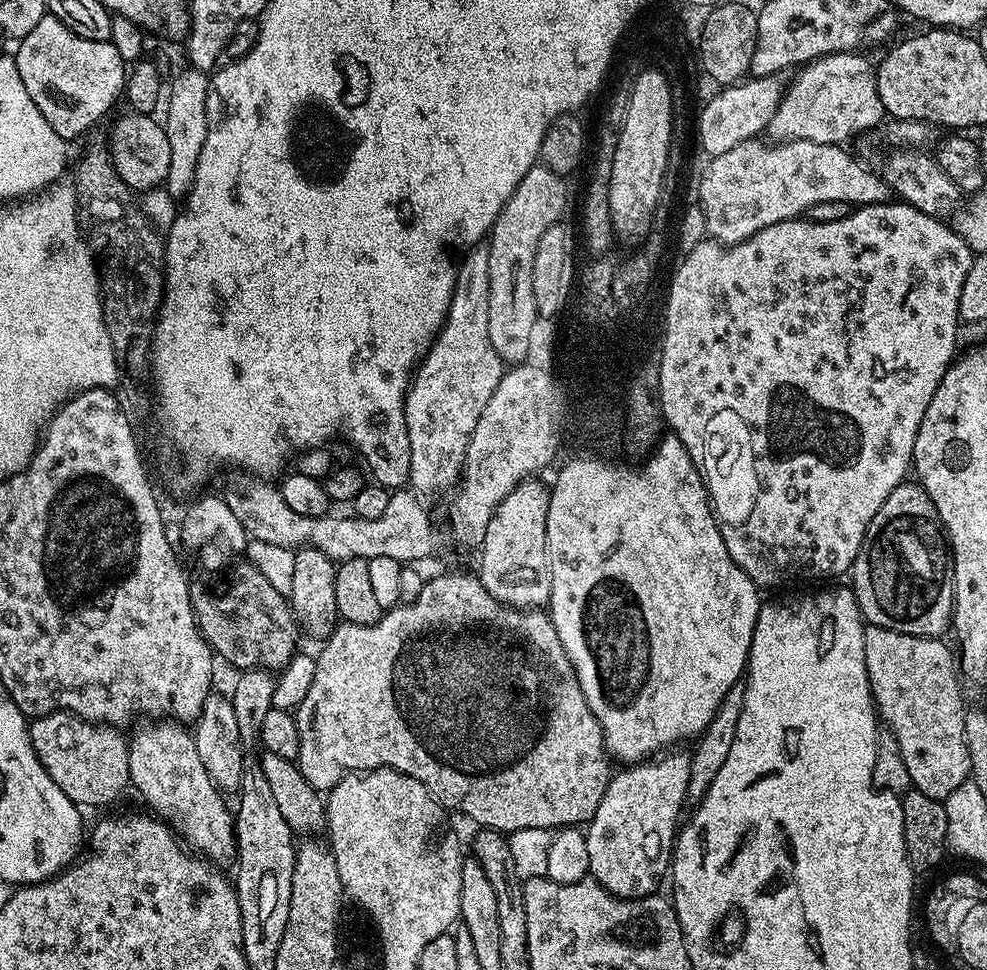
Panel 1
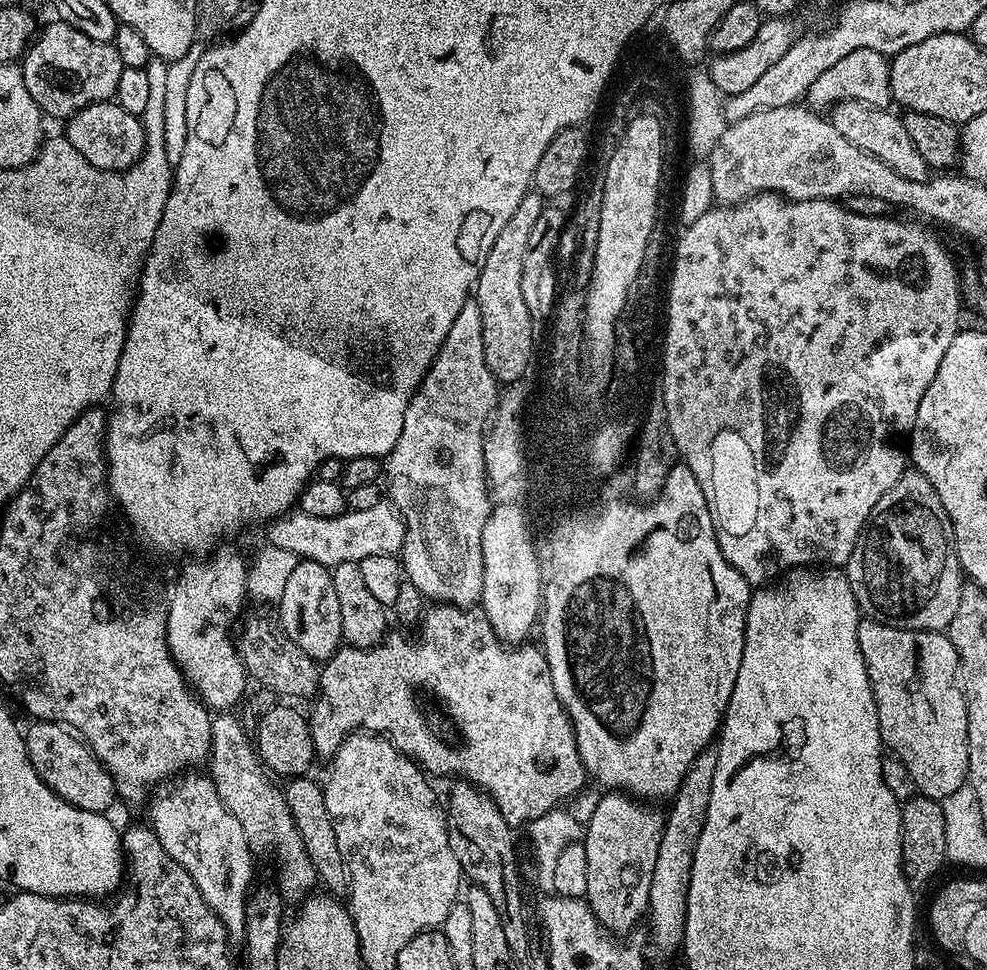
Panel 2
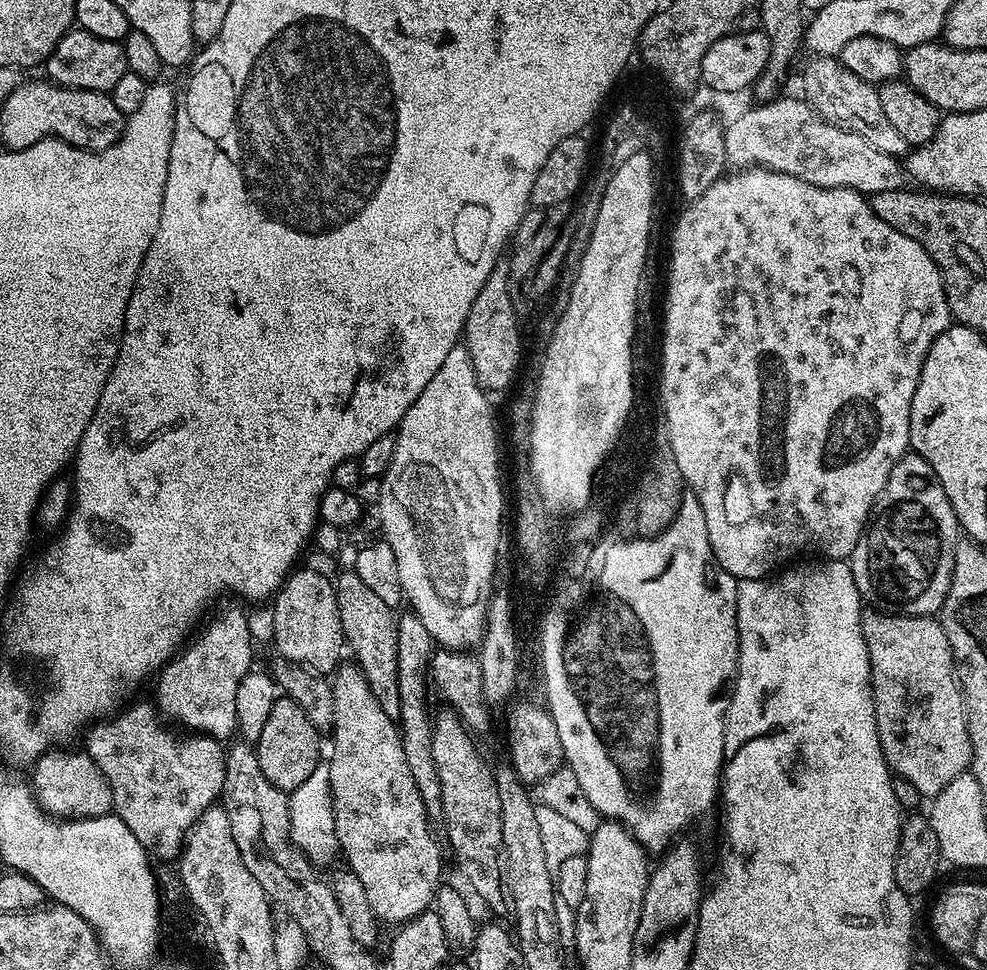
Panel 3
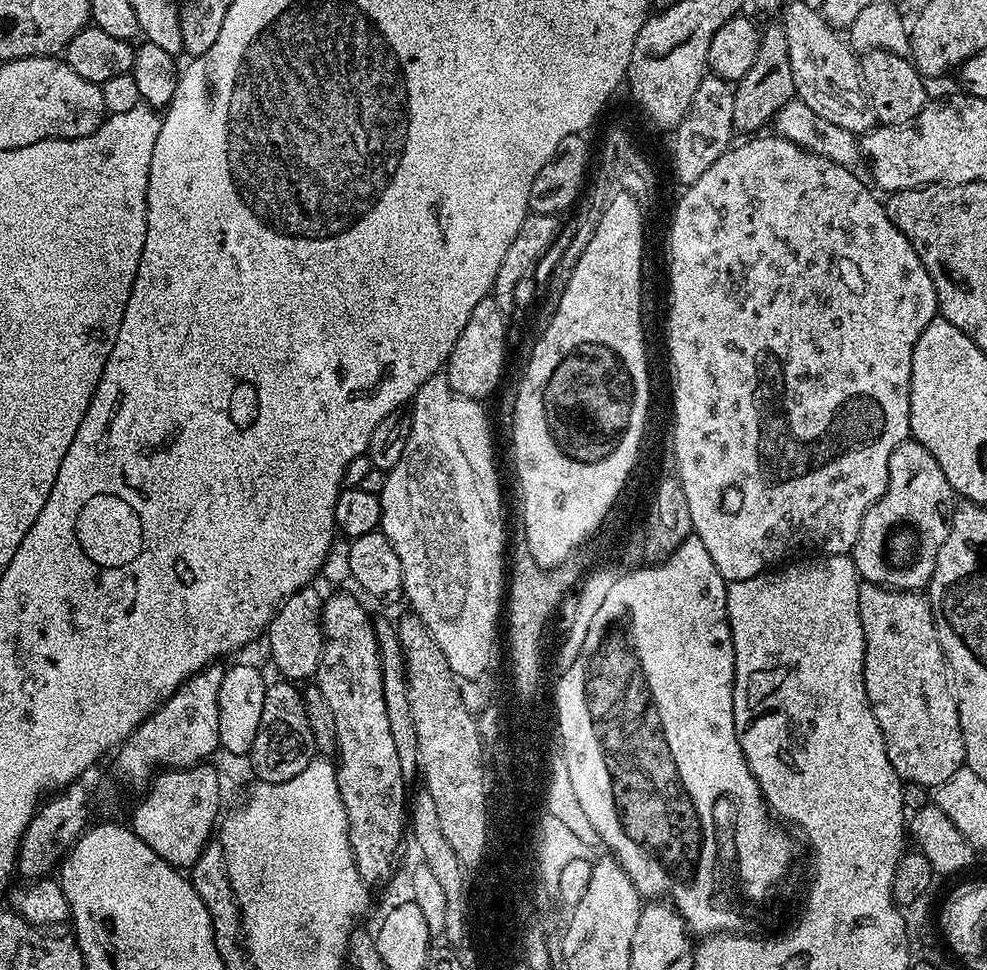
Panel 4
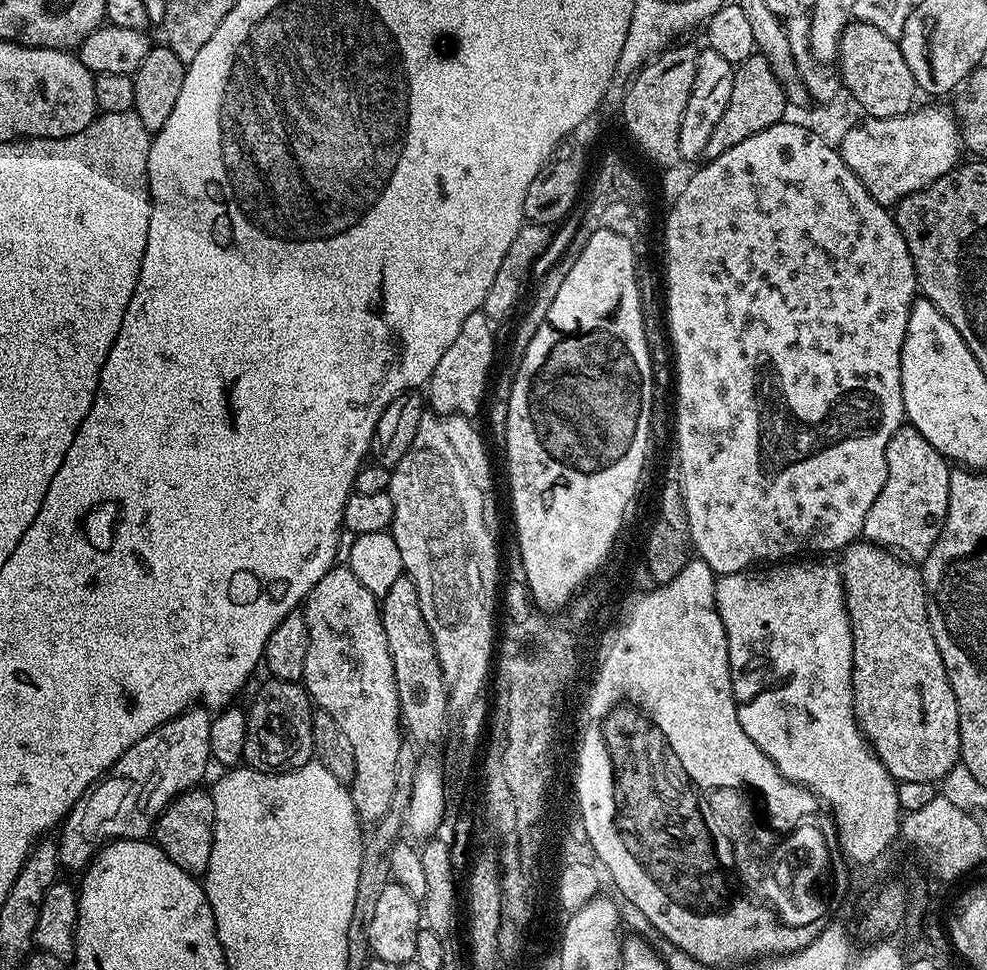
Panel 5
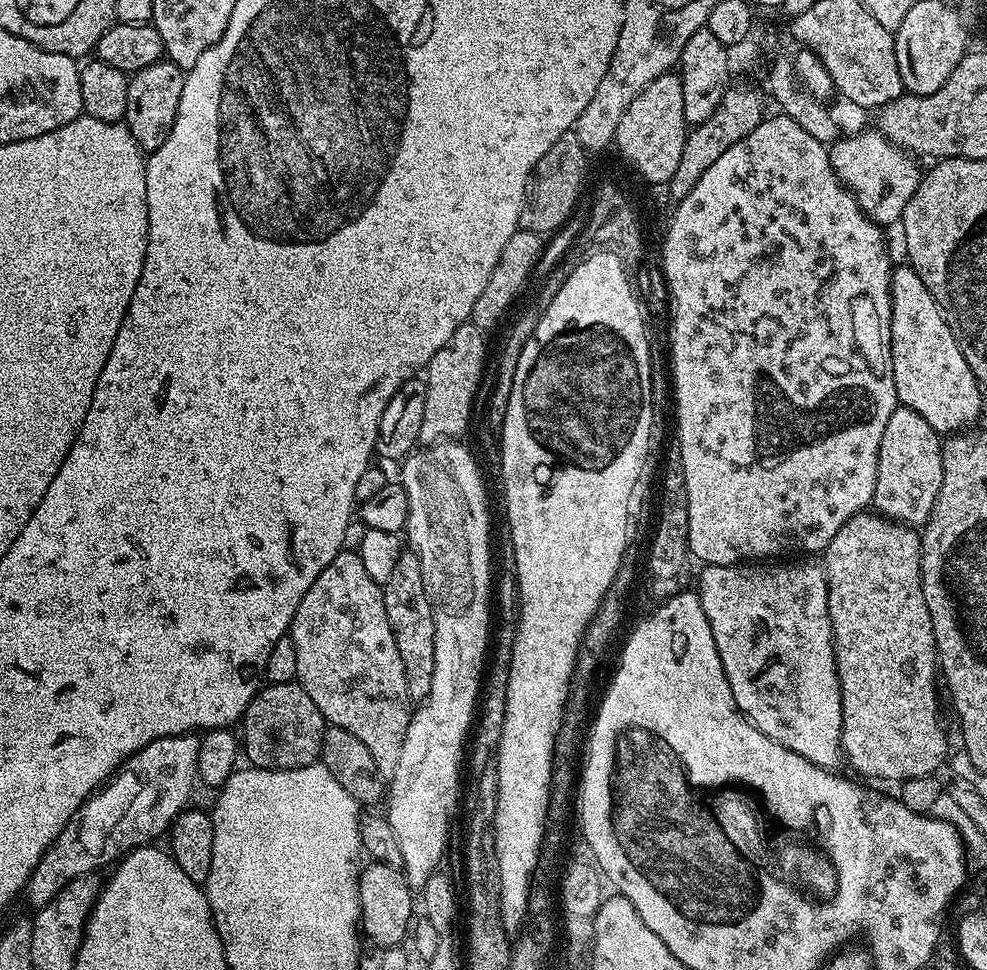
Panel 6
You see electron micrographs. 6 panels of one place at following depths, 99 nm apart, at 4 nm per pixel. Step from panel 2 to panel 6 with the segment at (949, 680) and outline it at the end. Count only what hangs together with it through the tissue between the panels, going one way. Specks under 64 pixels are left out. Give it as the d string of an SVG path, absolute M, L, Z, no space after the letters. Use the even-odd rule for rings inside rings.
M872 510L859 512L834 538L822 553L822 567L828 583L828 613L832 623L832 649L836 655L836 673L840 683L842 698L842 730L840 746L843 759L857 772L855 775L869 776L872 780L896 780L903 782L910 778L922 778L939 773L940 763L950 756L948 736L940 725L940 700L936 697L936 680L938 684L938 657L936 655L936 639L930 622L930 610L926 610L926 598L922 594L922 578L920 577L920 538L921 533L915 527L889 520Z

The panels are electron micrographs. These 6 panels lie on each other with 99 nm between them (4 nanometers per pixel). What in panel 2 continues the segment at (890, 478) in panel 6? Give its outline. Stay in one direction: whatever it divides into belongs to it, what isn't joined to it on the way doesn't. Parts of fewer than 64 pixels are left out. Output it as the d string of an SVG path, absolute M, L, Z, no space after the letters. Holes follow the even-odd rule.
M915 470L905 471L904 475L900 477L899 482L886 494L882 494L878 506L874 506L872 517L868 519L860 543L856 545L856 551L850 554L850 558L846 565L846 575L850 582L850 586L854 590L854 598L858 602L861 613L863 613L867 619L876 620L880 624L885 624L891 628L914 630L915 632L944 632L948 629L950 622L954 618L954 614L958 611L960 590L965 587L966 580L960 570L960 559L956 553L954 530L952 529L950 518L942 506L942 498L938 498L934 486L930 486L930 482L923 474L921 474L921 472Z

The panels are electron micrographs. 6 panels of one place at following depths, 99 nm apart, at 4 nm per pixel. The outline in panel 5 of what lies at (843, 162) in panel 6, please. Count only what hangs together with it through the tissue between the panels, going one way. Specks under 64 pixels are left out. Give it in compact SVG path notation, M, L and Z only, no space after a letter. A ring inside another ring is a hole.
M932 102L929 108L916 106L911 112L894 118L868 116L852 130L847 131L838 147L840 157L842 162L846 162L846 166L850 166L850 170L856 175L858 182L862 182L862 186L866 186L866 190L870 194L870 198L874 198L874 202L885 206L895 206L910 194L921 192L923 188L930 186L930 182L942 178L942 174L946 174L951 168L955 168L957 164L961 163L960 125L951 107L939 108L936 104L939 103Z

